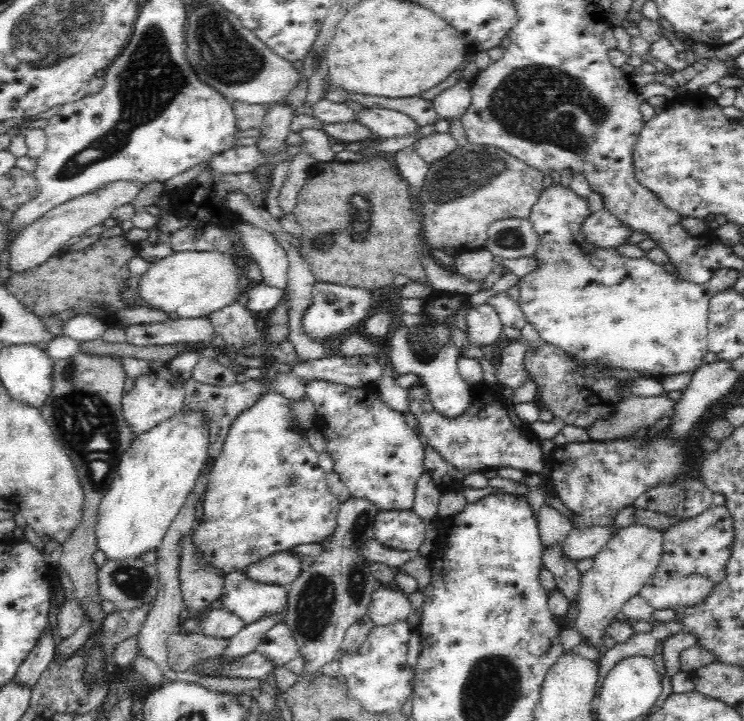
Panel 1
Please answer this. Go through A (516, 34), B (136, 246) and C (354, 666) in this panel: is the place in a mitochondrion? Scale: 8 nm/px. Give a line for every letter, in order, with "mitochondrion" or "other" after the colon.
A: other
B: other
C: other

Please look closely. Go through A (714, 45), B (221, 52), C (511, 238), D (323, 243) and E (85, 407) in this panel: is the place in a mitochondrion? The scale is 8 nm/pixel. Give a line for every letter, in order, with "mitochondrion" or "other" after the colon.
A: other
B: mitochondrion
C: mitochondrion
D: mitochondrion
E: mitochondrion

